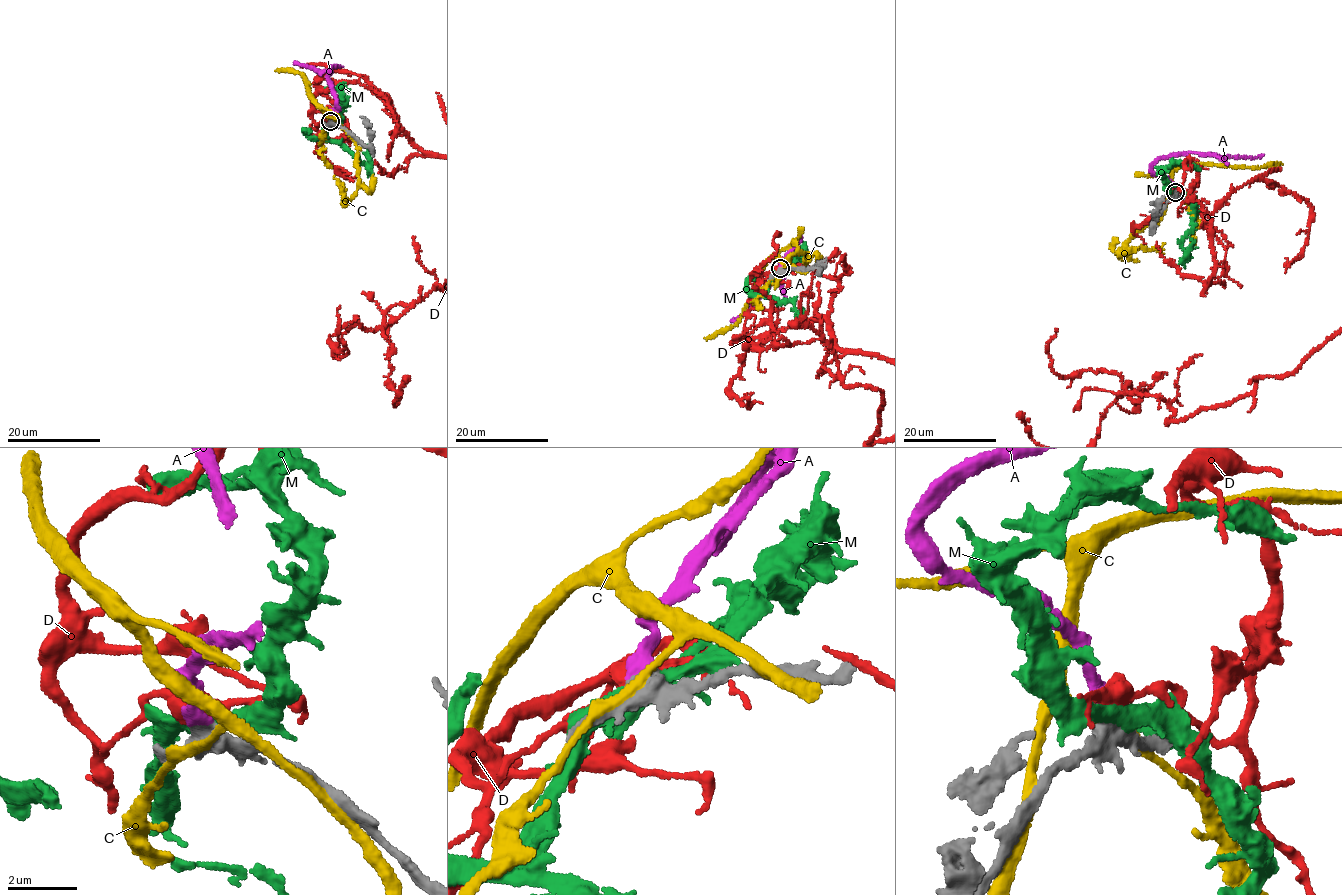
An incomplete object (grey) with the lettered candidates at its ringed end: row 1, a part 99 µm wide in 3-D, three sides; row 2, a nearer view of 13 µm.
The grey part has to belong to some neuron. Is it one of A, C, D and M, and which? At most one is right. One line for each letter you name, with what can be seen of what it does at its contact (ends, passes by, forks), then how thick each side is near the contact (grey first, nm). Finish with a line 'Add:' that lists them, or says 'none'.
A: it ends; calibres 440 and 400 nm
Add: A

